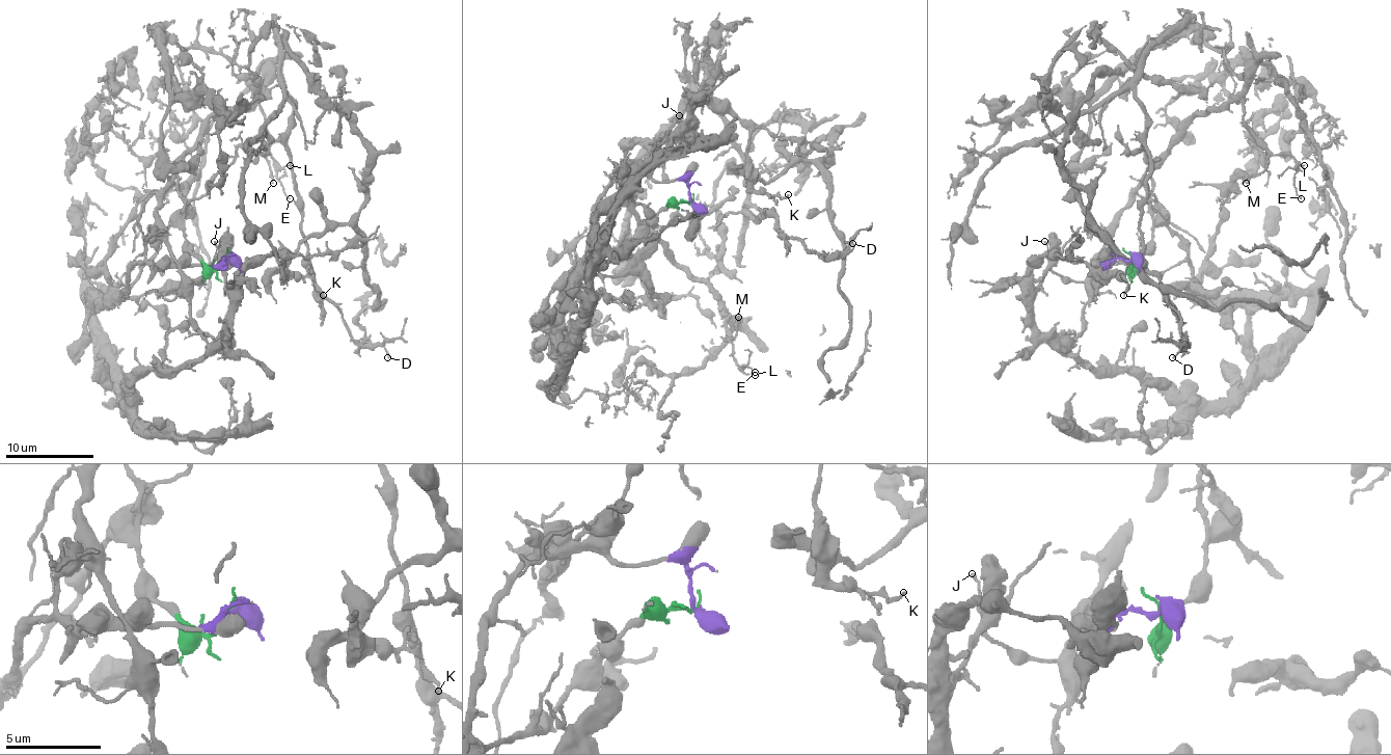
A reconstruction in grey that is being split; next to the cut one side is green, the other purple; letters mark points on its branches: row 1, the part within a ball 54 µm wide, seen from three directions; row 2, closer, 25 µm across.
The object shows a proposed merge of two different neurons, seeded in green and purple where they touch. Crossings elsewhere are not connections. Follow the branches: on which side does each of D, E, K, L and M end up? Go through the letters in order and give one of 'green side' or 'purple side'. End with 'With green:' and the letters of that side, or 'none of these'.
D: purple side
E: green side
K: purple side
L: green side
M: green side
With green: E, L, M

